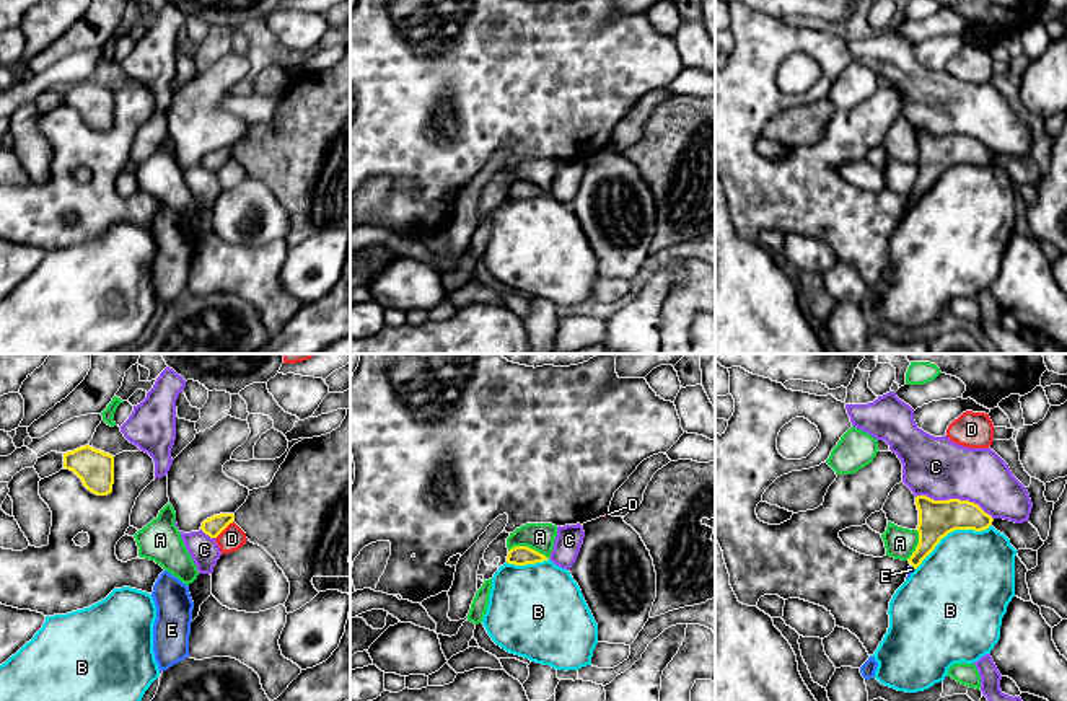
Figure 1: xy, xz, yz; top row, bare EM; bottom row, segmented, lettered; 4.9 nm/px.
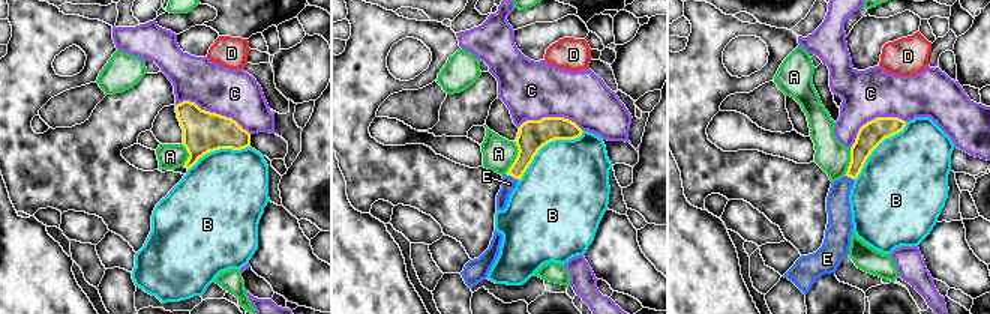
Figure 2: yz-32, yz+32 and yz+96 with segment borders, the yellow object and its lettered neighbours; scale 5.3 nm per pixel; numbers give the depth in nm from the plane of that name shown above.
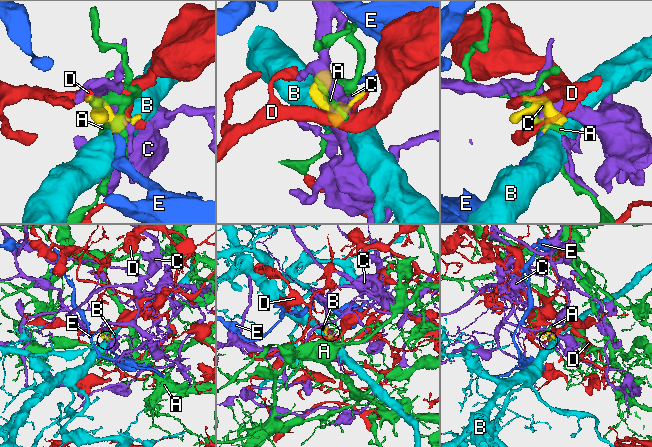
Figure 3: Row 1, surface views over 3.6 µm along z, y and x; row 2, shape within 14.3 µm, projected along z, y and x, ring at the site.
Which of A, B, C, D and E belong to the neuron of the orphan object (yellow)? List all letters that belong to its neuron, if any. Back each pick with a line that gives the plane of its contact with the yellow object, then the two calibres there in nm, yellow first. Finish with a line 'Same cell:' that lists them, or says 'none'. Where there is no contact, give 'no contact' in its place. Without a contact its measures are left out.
E: yz | 170/40 nm
Same cell: E

